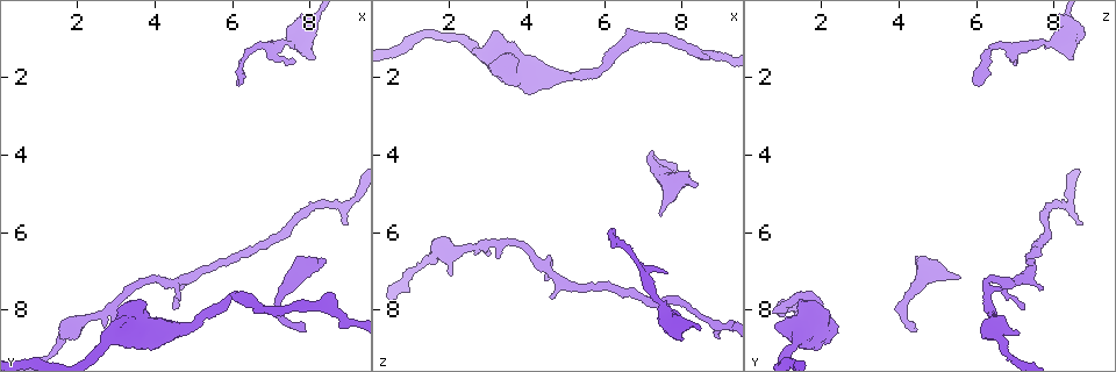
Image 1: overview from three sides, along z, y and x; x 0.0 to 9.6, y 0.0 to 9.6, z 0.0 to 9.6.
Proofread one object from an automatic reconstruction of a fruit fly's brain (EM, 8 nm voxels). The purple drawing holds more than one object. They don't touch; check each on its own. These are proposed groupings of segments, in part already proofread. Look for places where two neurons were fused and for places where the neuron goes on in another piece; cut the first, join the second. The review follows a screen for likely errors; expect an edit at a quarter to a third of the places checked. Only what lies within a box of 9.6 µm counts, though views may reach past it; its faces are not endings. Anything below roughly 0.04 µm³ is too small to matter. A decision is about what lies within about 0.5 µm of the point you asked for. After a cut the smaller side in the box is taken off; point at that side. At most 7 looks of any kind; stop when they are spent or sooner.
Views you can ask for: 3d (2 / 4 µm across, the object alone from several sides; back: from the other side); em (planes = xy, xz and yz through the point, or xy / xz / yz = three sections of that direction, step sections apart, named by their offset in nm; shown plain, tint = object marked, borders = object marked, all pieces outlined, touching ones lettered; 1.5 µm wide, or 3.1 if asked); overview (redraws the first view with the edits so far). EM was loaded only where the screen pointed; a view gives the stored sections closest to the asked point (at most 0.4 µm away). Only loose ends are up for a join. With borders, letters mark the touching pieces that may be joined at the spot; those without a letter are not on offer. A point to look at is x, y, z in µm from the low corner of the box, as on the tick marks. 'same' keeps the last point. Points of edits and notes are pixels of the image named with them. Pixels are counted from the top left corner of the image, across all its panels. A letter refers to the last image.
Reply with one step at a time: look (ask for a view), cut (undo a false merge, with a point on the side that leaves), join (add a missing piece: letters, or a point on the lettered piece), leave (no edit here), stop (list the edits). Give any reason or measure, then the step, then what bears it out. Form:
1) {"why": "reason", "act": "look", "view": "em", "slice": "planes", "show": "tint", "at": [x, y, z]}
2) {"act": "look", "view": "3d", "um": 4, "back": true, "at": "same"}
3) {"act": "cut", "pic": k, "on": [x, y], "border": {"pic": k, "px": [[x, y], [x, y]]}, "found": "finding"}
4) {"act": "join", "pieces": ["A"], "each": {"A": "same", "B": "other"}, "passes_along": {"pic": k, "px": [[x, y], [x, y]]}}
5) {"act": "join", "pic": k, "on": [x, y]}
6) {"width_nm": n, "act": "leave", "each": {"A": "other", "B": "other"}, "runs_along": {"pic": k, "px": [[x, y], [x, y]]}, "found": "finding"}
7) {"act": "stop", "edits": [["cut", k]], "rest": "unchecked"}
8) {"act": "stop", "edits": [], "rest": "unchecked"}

{"why": "branch stops here", "act": "look", "view": "3d", "um": 4, "at": [7.60, 1.60, 7.00]}

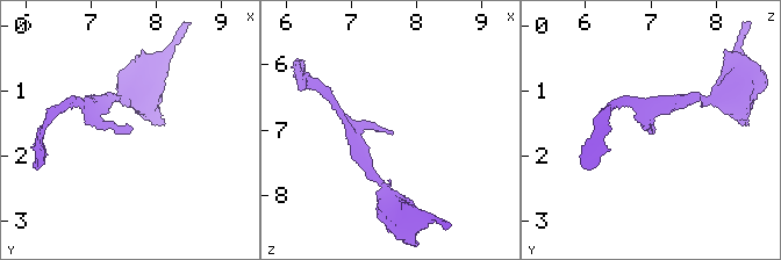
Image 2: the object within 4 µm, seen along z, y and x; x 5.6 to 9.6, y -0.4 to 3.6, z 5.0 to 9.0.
{"why": "shape alone is not enough", "act": "look", "view": "em", "slice": "xy", "step": 8, "show": "tint", "at": [7.65, 1.60, 7.05]}

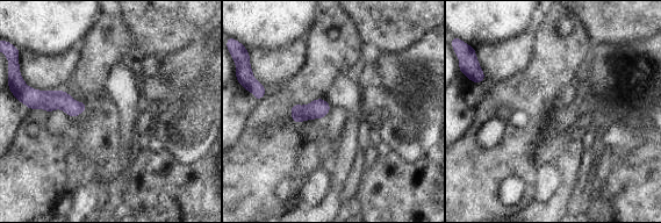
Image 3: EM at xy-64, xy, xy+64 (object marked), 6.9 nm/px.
{"act": "look", "view": "em", "slice": "planes", "show": "borders", "at": "same"}

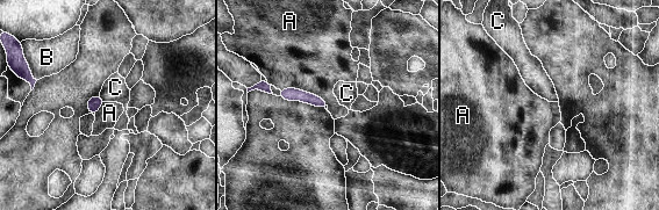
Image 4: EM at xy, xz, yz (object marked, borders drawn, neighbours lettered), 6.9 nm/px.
{"act": "leave", "each": {"A": "other", "B": "other", "C": "other"}, "border": {"pic": 4, "px": [[279, 88], [314, 93], [328, 106]]}, "found": "none of them fits"}

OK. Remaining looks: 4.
{"why": "branch stops here", "act": "look", "view": "3d", "um": 2, "back": true, "at": [2.10, 8.55, 7.15]}

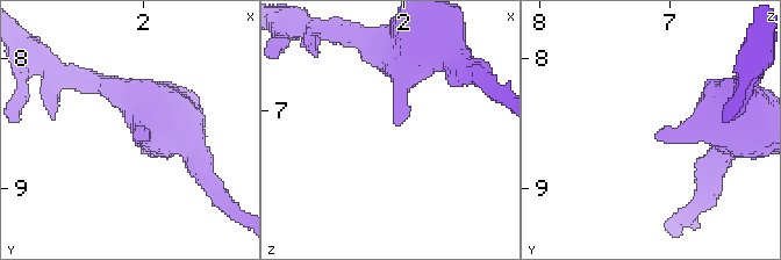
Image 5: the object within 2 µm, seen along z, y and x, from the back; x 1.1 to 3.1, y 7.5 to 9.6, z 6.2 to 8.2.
{"act": "look", "view": "em", "slice": "yz", "step": 4, "show": "borders", "at": [2.04, 8.60, 7.14]}

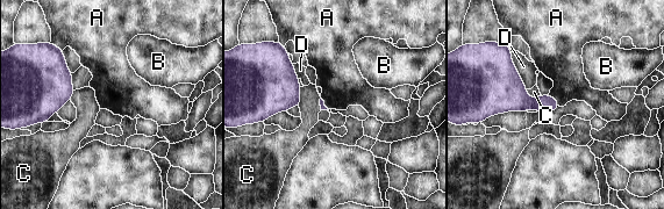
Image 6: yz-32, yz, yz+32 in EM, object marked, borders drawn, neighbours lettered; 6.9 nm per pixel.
{"why": "cut it another way", "act": "look", "view": "em", "slice": "planes", "show": "borders", "at": "same"}

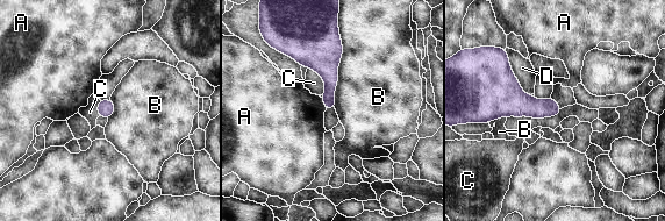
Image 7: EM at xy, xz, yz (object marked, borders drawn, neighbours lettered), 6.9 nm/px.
{"act": "leave", "each": {"A": "other", "B": "other", "C": "other", "D": "other"}, "border": {"pic": 7, "px": [[321, 98], [326, 109]]}, "found": "no lettered piece goes on from it"}

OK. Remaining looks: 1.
{"act": "stop", "edits": [], "rest": "unchecked"}

